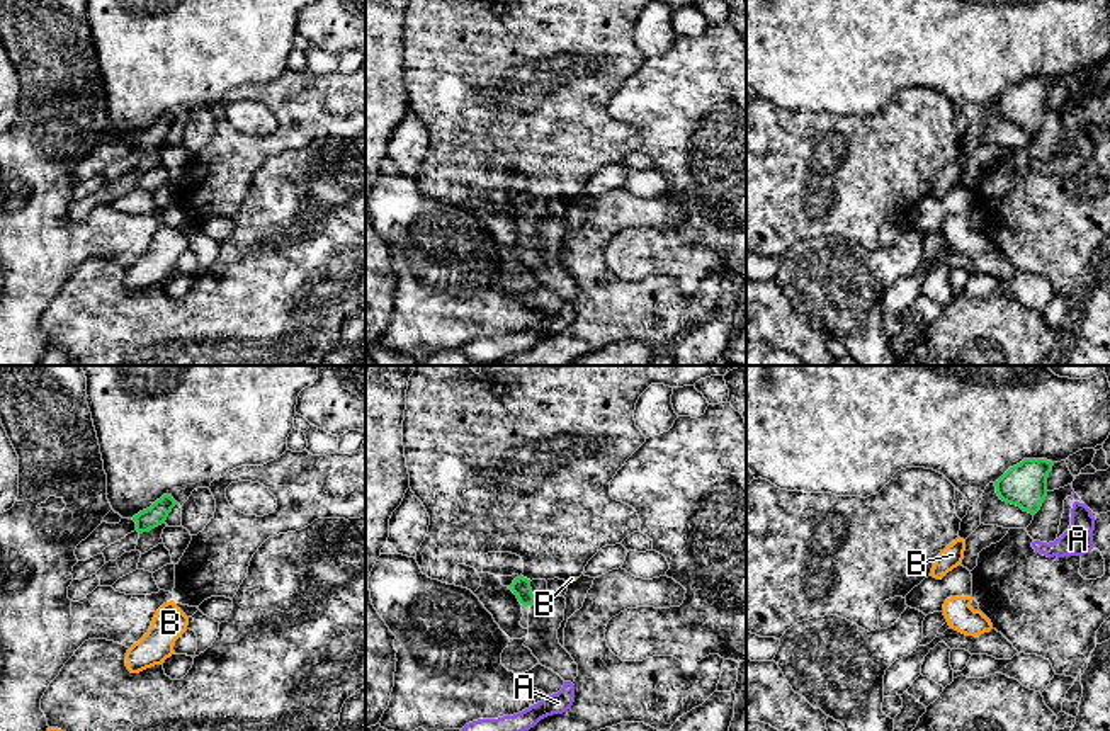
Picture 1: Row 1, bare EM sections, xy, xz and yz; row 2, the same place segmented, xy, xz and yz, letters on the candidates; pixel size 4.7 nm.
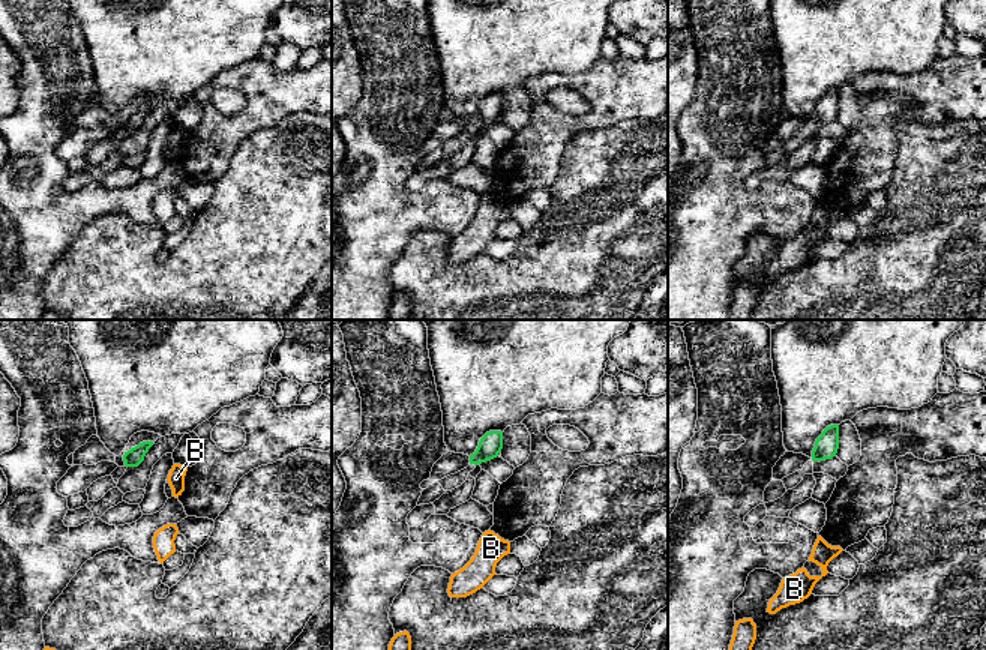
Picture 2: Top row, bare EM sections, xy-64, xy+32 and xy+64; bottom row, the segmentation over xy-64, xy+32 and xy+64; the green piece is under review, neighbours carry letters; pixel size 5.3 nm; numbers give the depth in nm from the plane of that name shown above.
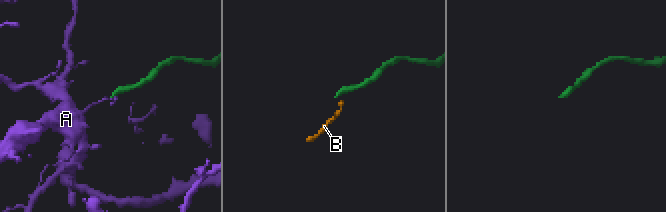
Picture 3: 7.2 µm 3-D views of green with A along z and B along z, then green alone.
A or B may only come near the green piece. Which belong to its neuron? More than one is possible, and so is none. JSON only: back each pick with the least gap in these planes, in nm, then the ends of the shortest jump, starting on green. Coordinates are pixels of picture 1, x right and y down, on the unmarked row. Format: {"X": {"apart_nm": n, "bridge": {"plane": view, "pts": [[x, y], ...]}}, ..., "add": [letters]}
{"add": []}

